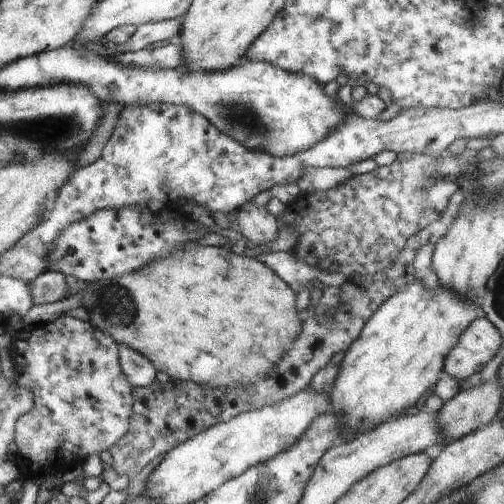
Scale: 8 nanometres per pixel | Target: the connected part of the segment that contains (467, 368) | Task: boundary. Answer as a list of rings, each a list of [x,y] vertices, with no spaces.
[[[479,315],[464,330],[458,339],[456,347],[446,356],[446,360],[444,360],[445,375],[453,376],[461,381],[470,378],[472,374],[480,372],[500,352],[501,348],[502,336],[496,330],[496,326],[486,317]]]

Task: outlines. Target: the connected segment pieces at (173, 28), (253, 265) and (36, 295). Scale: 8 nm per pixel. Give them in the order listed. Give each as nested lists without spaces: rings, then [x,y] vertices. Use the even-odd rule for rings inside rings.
[[[180,18],[140,24],[130,38],[122,44],[118,44],[118,50],[128,53],[142,50],[156,42],[168,42],[174,36],[180,35],[182,23],[179,20]]]
[[[188,242],[182,248],[176,248],[172,254],[168,254],[166,258],[160,258],[148,266],[144,266],[142,270],[136,270],[132,274],[123,274],[122,276],[114,276],[105,280],[97,280],[96,282],[87,282],[81,285],[82,306],[88,312],[89,322],[94,327],[108,334],[114,339],[119,346],[132,348],[143,354],[150,360],[152,366],[158,372],[166,372],[171,379],[179,381],[190,381],[200,386],[214,387],[232,387],[237,386],[251,387],[256,384],[256,380],[266,378],[268,372],[272,370],[272,366],[284,356],[284,352],[288,352],[288,348],[292,348],[294,340],[302,330],[302,315],[296,307],[296,293],[280,278],[271,268],[262,264],[260,260],[247,255],[239,256],[226,247],[202,246],[198,242]]]
[[[45,270],[30,282],[30,292],[34,305],[53,303],[70,293],[65,276],[61,272]]]

